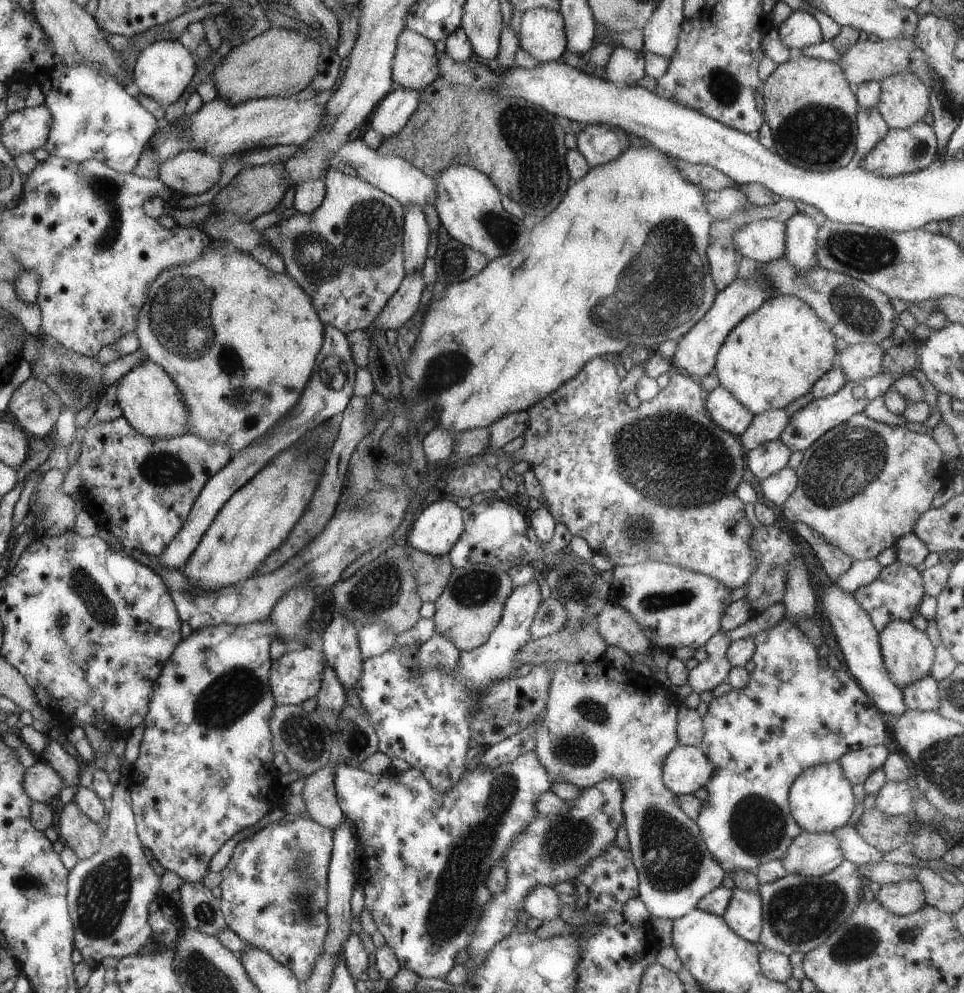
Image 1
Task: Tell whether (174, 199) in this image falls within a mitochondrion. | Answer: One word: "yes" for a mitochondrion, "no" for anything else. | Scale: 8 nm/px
no

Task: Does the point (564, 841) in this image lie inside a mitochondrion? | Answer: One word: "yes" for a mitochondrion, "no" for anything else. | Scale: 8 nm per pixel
yes

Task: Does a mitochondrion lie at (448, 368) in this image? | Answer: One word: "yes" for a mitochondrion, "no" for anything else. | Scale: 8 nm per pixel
yes

